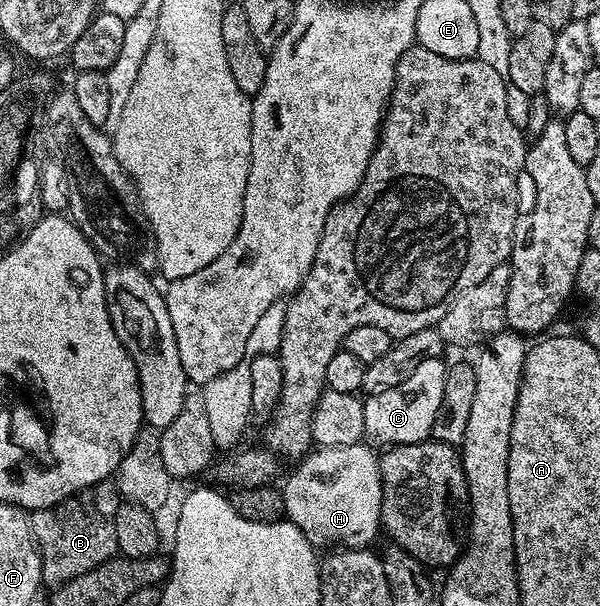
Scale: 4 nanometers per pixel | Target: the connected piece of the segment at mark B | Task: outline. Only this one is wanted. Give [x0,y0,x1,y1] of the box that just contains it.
[33,479,119,585]

